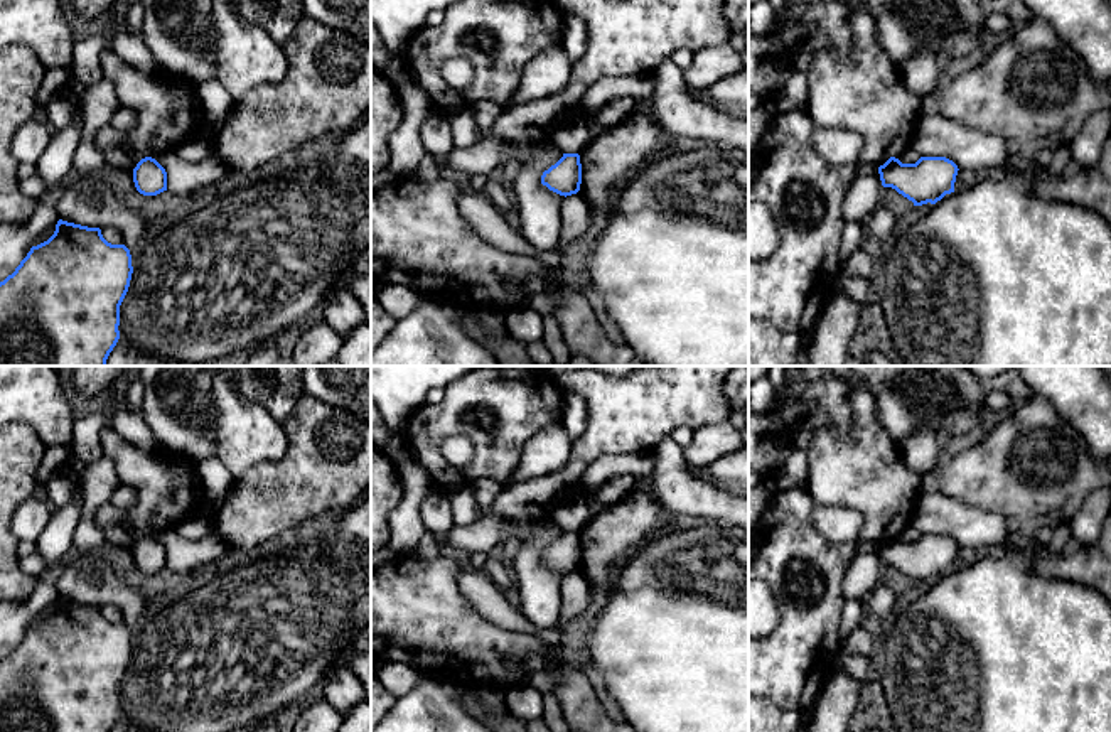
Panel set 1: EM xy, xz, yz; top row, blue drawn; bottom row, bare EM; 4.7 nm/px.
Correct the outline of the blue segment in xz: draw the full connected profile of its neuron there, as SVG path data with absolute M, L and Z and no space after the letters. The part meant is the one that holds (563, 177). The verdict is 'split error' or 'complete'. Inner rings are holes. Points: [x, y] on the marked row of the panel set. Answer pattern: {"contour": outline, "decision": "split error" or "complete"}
{"contour": "M578 153L563 157L541 175L541 184L560 196L572 196L580 191L582 164Z", "decision": "complete"}

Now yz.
{"contour": "M890 157L878 167L883 187L892 187L914 206L936 204L954 192L958 165L946 157L920 157L915 164L902 164Z", "decision": "complete"}

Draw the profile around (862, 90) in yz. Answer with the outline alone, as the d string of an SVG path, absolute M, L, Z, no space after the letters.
M853 12L848 25L850 51L841 54L828 47L813 61L806 108L816 126L860 133L860 160L880 167L910 147L922 101L880 47L875 20L868 13Z

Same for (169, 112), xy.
M111 49L99 56L103 78L111 81L121 106L137 113L130 132L105 125L94 133L99 150L121 148L128 153L150 155L175 148L204 133L204 111L196 86L162 69L148 76L120 59Z

